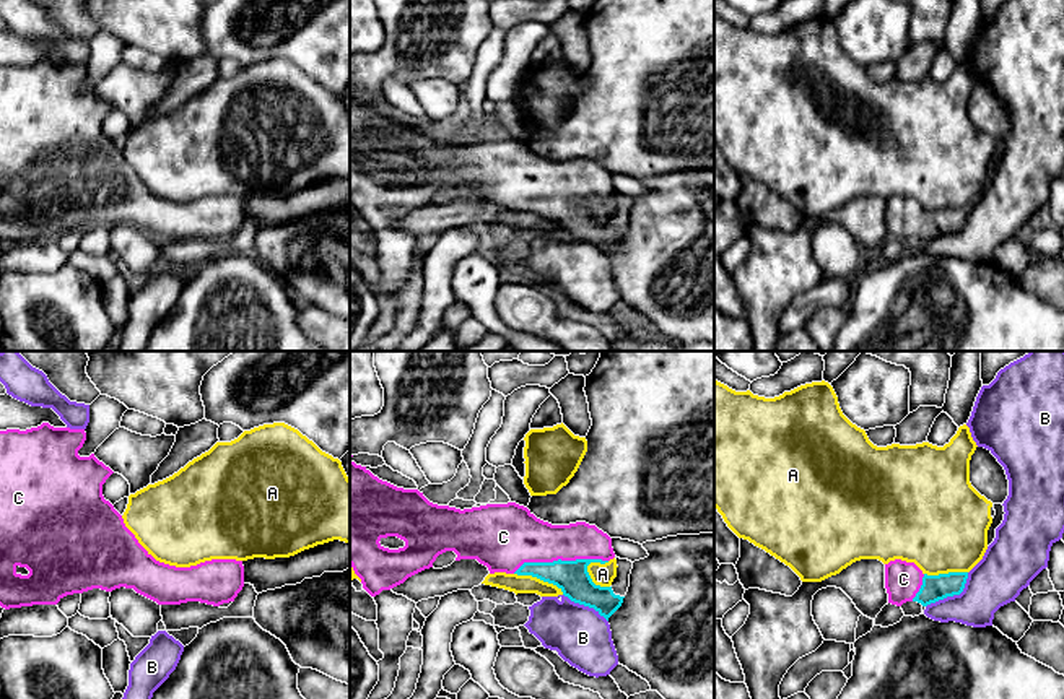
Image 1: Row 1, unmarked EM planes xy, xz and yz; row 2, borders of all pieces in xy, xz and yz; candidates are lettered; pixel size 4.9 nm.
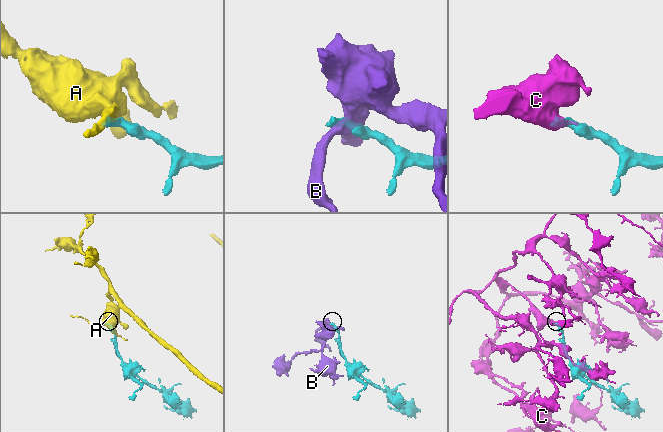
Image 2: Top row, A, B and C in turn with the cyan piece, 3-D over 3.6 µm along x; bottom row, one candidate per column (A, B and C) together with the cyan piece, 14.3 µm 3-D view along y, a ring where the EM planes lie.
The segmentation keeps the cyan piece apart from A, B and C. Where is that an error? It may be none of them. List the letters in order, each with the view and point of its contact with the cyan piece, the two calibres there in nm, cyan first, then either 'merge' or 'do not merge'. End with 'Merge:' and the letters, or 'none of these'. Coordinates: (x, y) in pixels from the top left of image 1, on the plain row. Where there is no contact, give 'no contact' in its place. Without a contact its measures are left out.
A: contact xz (591, 215); calibres 160 and 110 nm; do not merge
B: contact yz (952, 231); calibres 130 and 260 nm; do not merge
C: contact xz (560, 195); calibres 160 and 260 nm; merge
Merge: C

